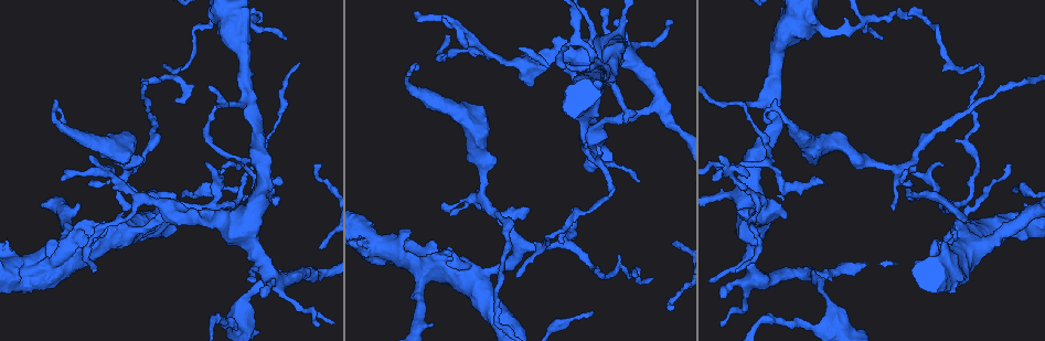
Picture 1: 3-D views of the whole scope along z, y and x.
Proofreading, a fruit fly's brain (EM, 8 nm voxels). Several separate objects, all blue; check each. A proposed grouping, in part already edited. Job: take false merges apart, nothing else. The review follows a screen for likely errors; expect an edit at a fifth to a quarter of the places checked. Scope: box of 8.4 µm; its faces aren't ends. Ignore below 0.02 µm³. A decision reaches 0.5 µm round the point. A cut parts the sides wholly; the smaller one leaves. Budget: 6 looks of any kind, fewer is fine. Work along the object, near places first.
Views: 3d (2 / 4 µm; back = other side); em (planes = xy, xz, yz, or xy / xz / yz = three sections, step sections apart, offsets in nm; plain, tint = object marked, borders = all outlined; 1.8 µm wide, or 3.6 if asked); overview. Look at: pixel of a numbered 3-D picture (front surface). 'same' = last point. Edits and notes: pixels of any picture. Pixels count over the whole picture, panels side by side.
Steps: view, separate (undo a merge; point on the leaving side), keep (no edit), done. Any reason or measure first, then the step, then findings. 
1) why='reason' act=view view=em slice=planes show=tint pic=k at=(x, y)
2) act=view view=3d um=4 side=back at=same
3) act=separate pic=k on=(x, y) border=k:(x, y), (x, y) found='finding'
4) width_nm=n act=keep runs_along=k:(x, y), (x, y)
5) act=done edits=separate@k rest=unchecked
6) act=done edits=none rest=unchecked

why='small branch off a trunk' act=view view=em slice=planes show=tint pic=1 at=(28, 275)

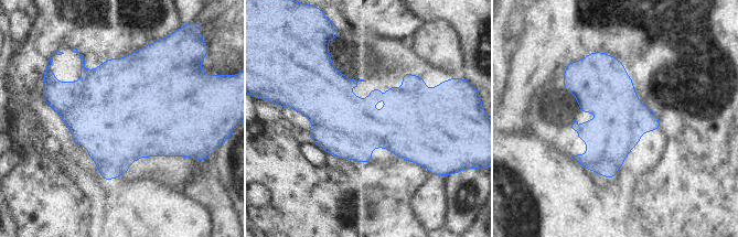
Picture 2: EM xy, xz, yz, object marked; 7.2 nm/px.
width_nm=380 act=keep found='all the same neuron'

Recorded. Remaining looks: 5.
why='branch point' act=view view=3d um=2 pic=1 at=(480, 196)

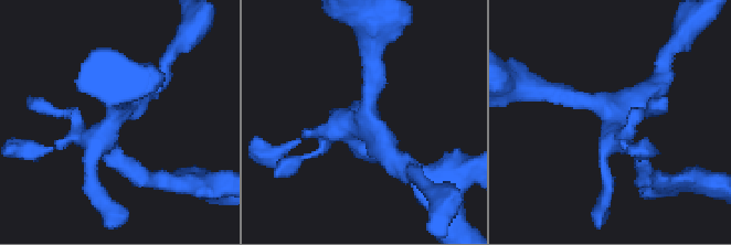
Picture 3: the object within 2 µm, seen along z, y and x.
why='shape alone is not enough' act=view view=em slice=planes show=tint pic=3 at=(612, 119)

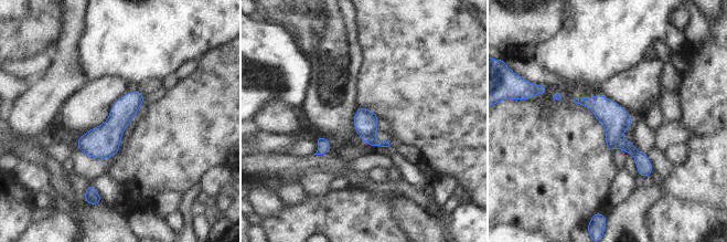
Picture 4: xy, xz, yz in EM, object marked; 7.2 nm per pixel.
act=keep found='continuous, no second neuron'

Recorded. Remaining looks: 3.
why='a fork' act=view view=em slice=xy step=16 show=tint pic=1 at=(566, 243)

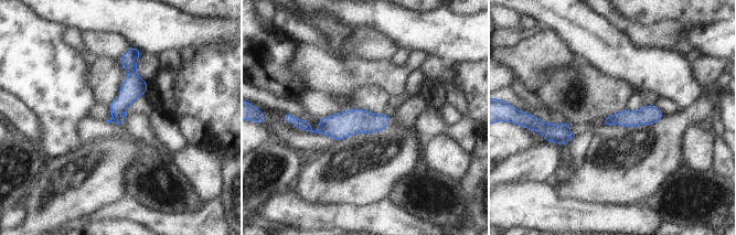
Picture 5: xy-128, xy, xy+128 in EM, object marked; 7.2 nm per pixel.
act=keep runs_along=5:(387, 120), (315, 131), (299, 125) found='continuous, no second neuron'

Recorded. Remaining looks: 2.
act=done edits=none rest=unchecked

